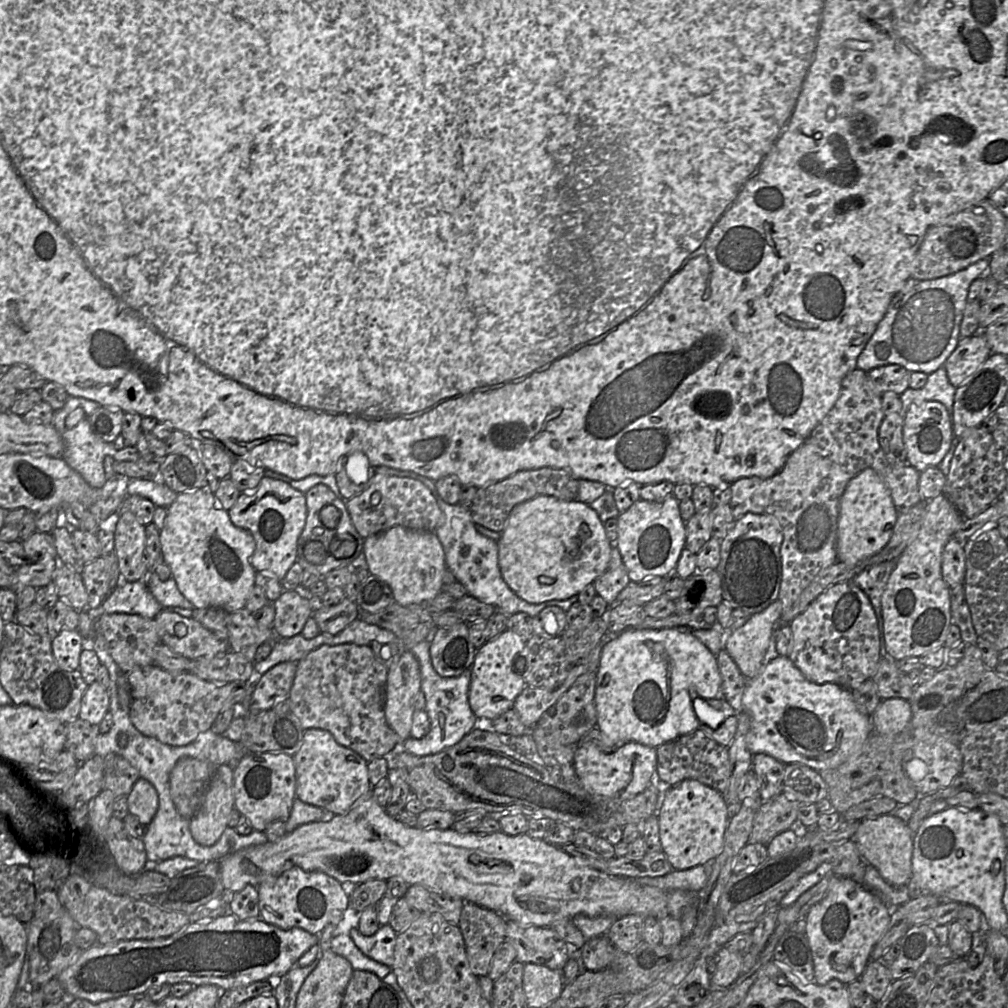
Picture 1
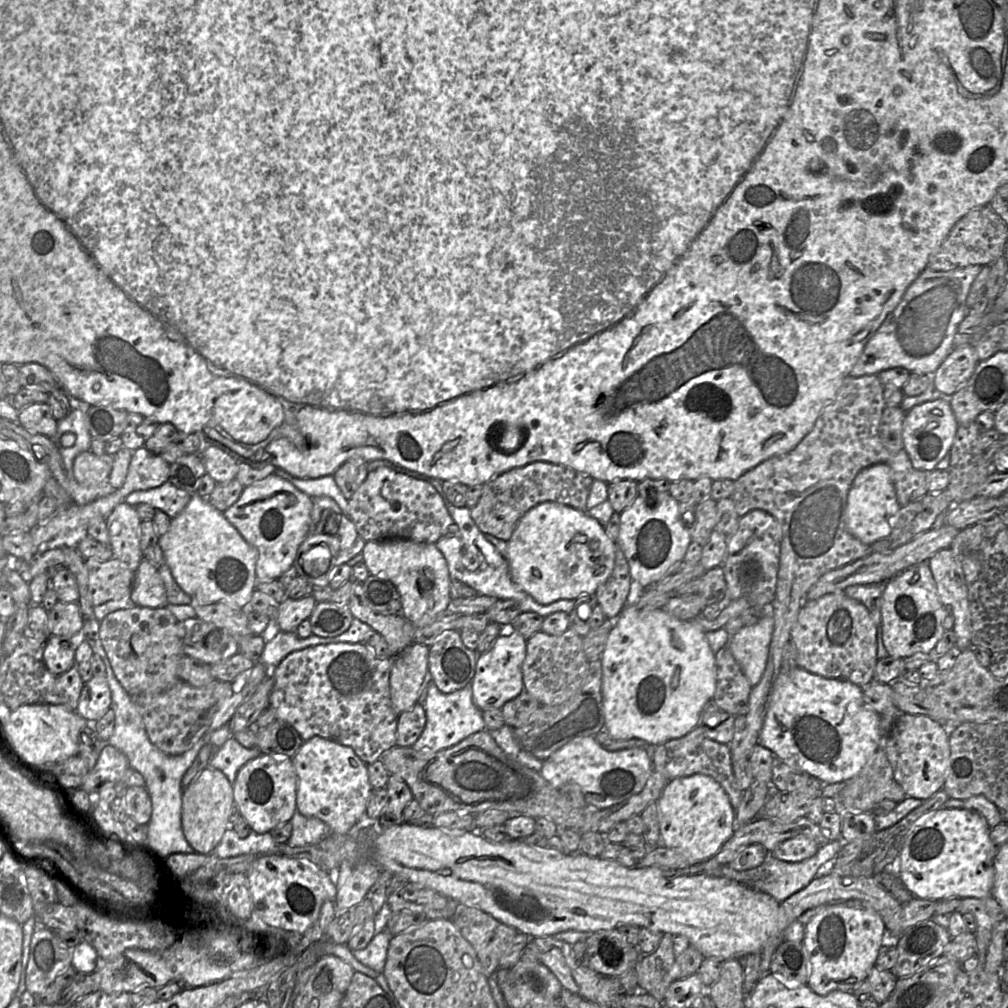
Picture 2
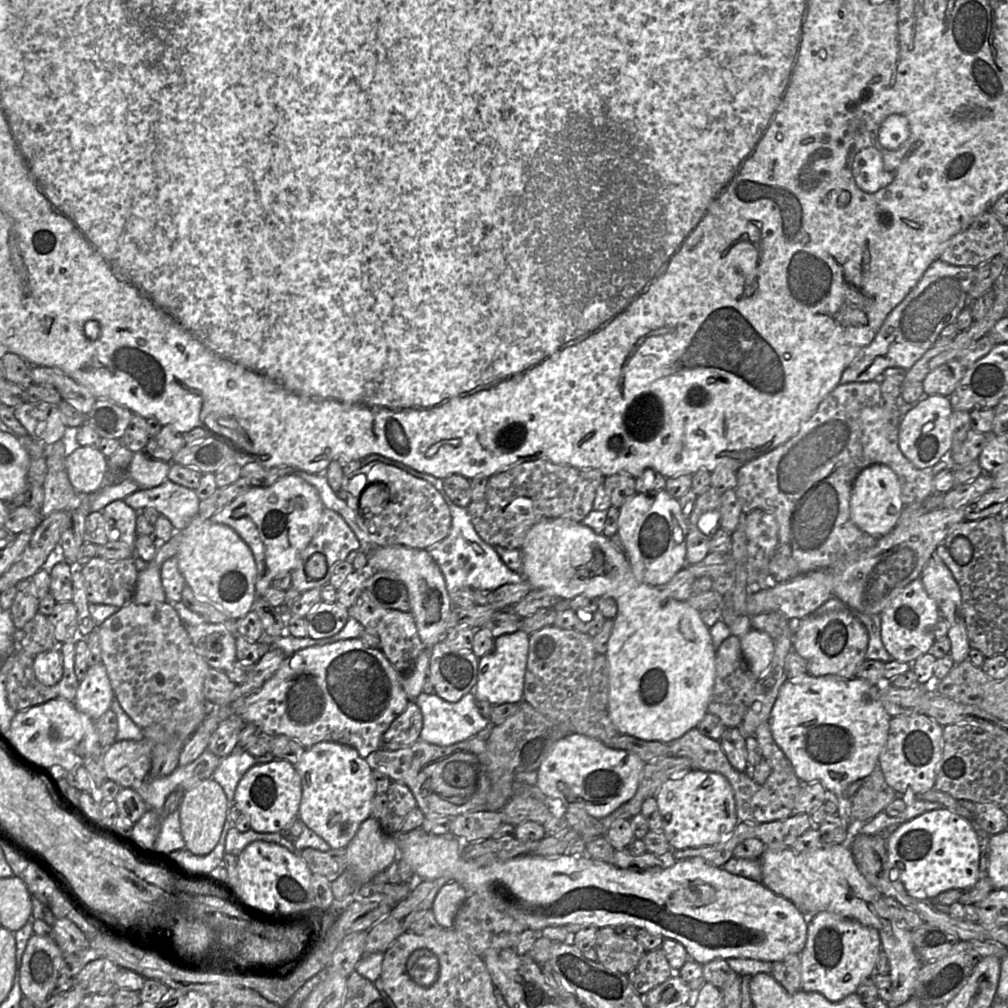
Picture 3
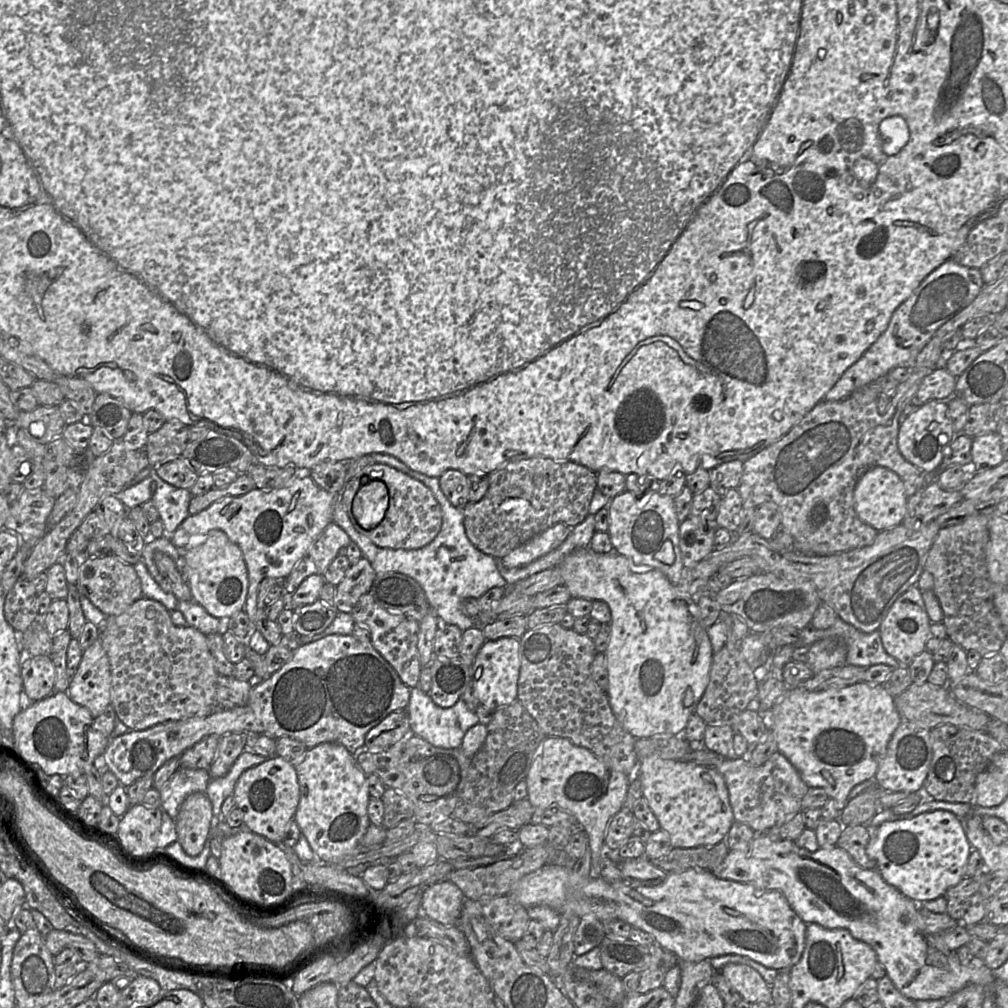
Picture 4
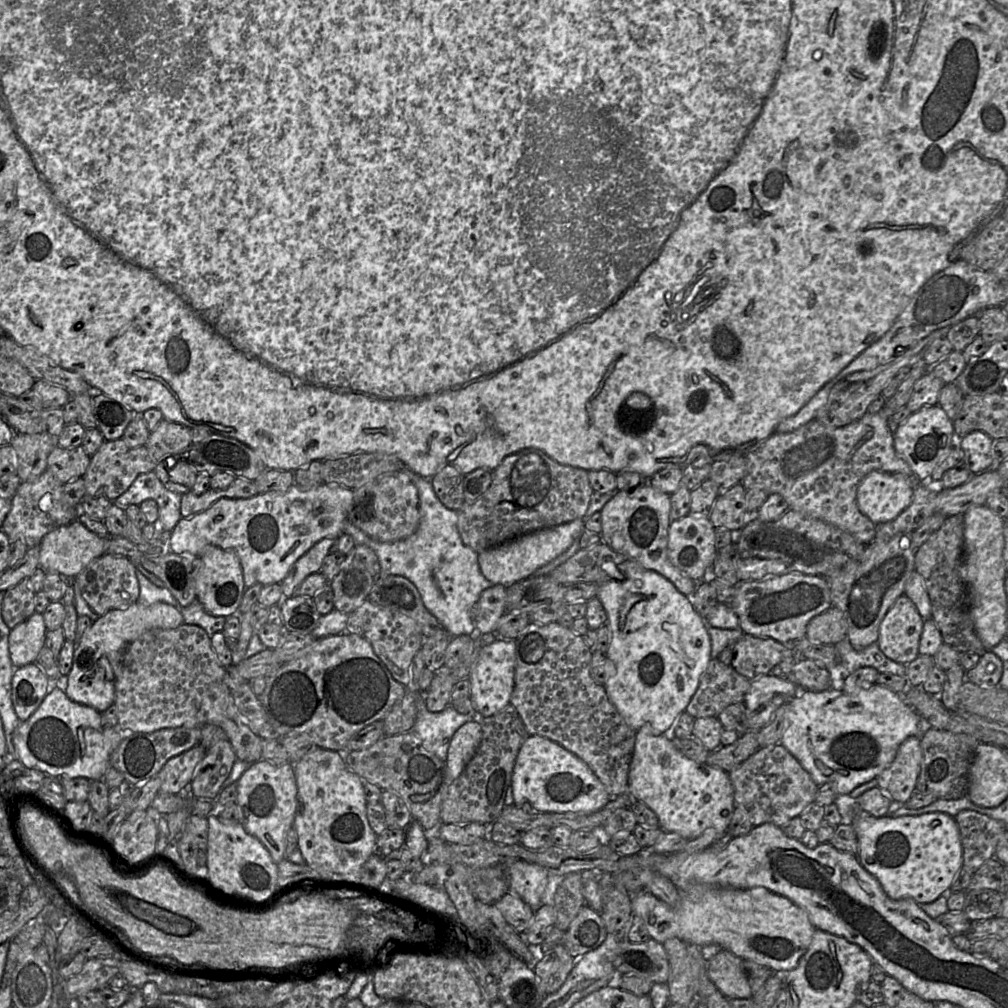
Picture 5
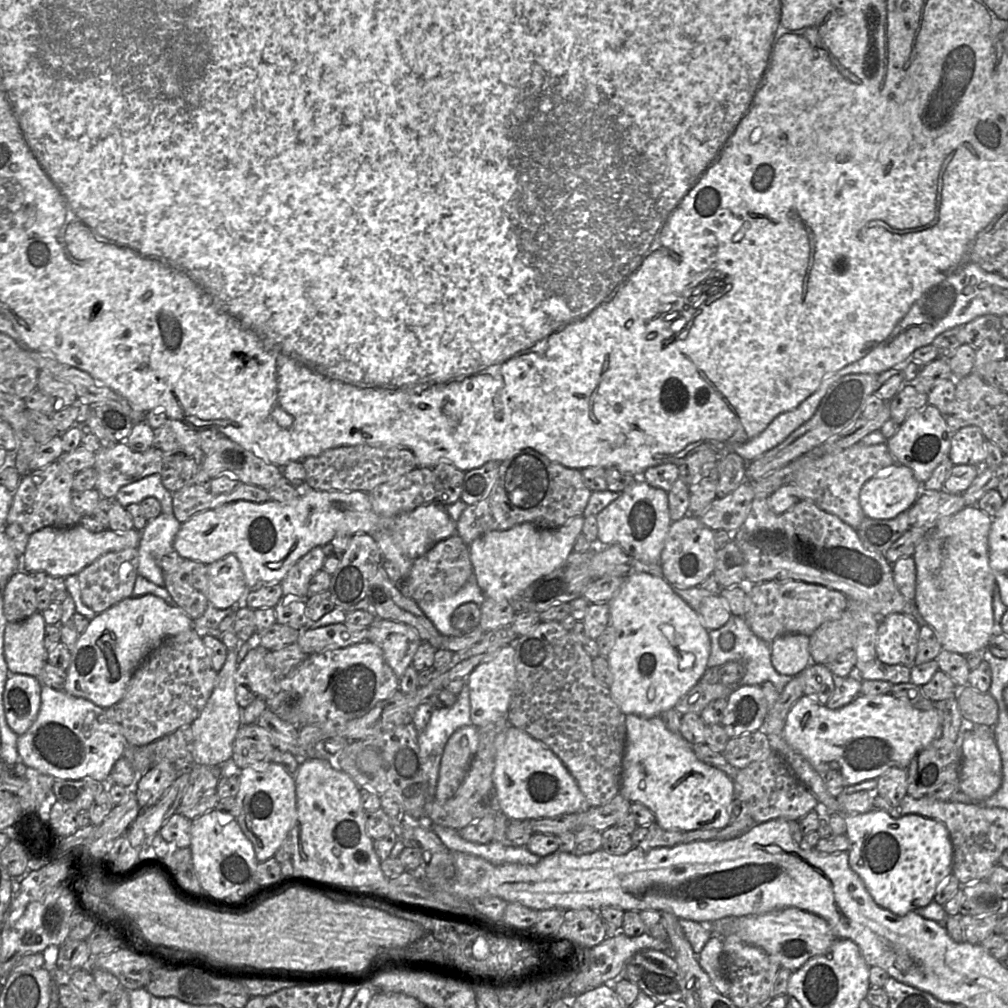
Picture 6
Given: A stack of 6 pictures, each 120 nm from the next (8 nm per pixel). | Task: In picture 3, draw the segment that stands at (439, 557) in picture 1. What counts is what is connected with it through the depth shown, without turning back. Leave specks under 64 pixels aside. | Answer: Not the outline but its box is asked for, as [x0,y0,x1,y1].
[368,545,454,649]

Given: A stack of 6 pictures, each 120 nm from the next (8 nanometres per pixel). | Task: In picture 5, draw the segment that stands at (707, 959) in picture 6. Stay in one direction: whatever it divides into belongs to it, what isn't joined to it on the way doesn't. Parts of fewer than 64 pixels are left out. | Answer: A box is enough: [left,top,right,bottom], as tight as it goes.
[707,949,752,999]

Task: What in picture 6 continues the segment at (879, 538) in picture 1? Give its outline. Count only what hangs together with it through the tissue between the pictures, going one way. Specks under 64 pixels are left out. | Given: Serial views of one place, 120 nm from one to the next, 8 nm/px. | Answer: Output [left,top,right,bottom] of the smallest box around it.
[861,463,921,519]

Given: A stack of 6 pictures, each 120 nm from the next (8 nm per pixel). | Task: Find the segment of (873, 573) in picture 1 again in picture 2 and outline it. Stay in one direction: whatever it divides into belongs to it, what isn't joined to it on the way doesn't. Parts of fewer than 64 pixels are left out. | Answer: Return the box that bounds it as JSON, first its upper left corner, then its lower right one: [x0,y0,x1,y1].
[844,583,889,659]

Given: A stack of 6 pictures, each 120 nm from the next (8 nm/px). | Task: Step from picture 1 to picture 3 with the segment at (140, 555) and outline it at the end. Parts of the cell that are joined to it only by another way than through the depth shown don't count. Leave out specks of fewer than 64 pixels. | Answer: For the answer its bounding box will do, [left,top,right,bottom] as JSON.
[101,500,137,549]

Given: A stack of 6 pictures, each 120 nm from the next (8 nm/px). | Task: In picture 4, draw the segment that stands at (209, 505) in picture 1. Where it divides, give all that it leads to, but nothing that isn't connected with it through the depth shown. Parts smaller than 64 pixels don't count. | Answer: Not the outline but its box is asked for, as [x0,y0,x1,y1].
[183,530,248,618]

